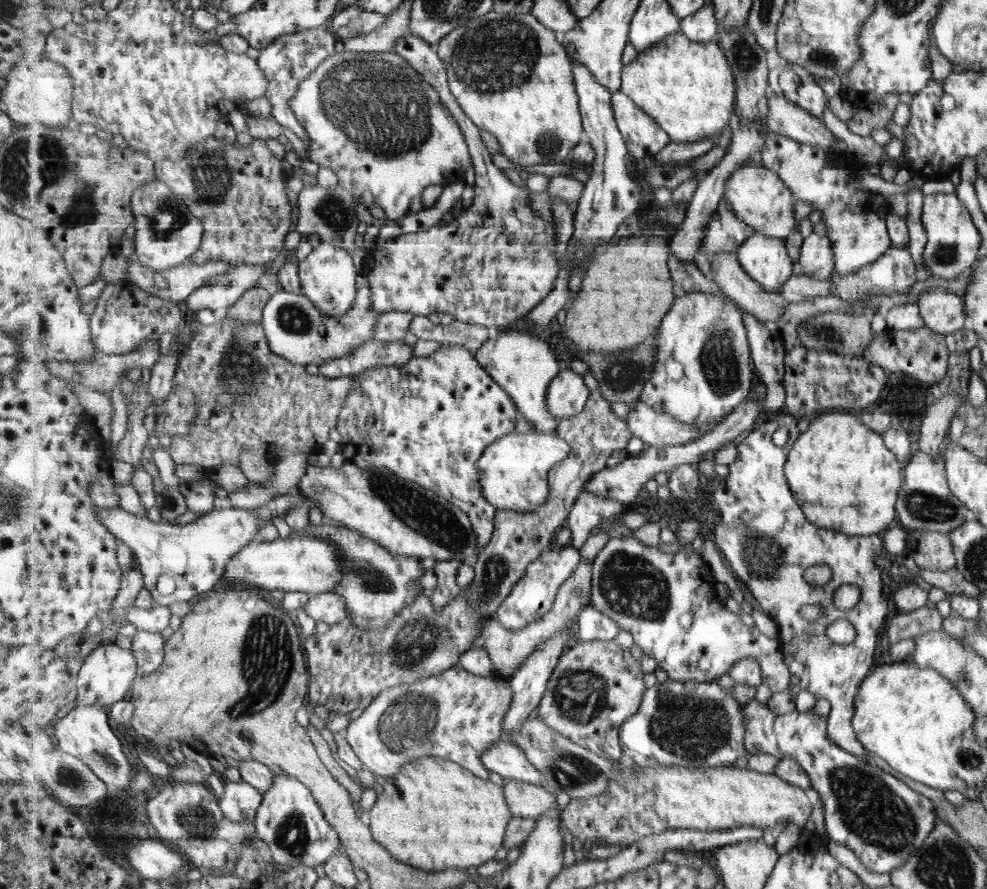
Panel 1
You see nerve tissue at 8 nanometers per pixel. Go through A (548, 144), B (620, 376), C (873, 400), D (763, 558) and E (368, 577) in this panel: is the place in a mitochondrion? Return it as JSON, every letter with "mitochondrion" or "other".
{"A":"mitochondrion","B":"mitochondrion","C":"other","D":"mitochondrion","E":"mitochondrion"}

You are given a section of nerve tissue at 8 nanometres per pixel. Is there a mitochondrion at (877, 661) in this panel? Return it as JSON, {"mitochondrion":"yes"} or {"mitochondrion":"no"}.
{"mitochondrion":"no"}

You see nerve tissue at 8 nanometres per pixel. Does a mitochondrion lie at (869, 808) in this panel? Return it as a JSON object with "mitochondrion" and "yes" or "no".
{"mitochondrion":"yes"}

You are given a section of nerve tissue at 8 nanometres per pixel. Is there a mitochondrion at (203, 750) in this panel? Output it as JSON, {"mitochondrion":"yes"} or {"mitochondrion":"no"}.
{"mitochondrion":"no"}

